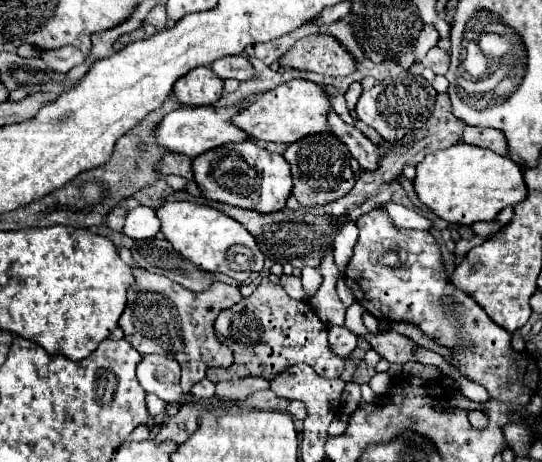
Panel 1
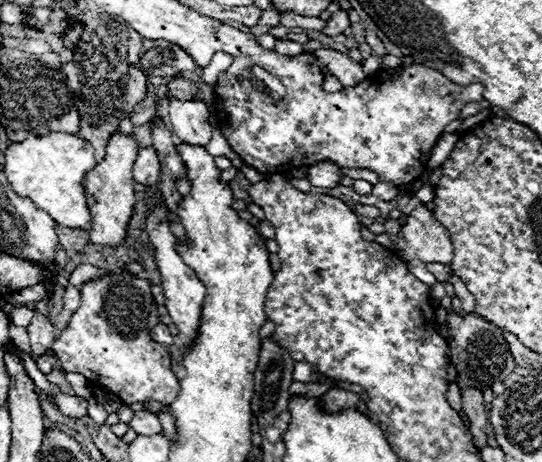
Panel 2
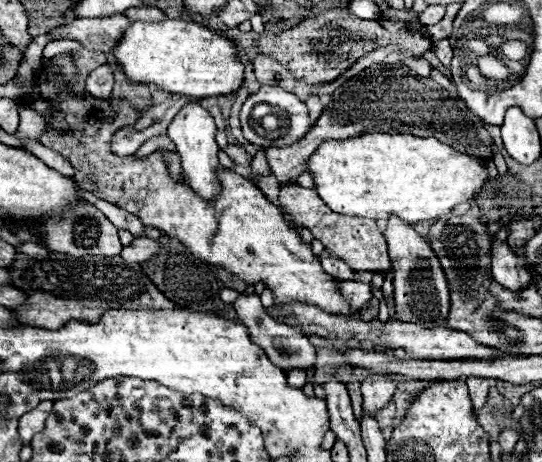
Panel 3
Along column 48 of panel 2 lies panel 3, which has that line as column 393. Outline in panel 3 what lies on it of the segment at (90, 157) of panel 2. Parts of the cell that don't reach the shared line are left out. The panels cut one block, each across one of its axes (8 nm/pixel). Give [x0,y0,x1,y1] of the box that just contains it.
[308,132,488,224]

